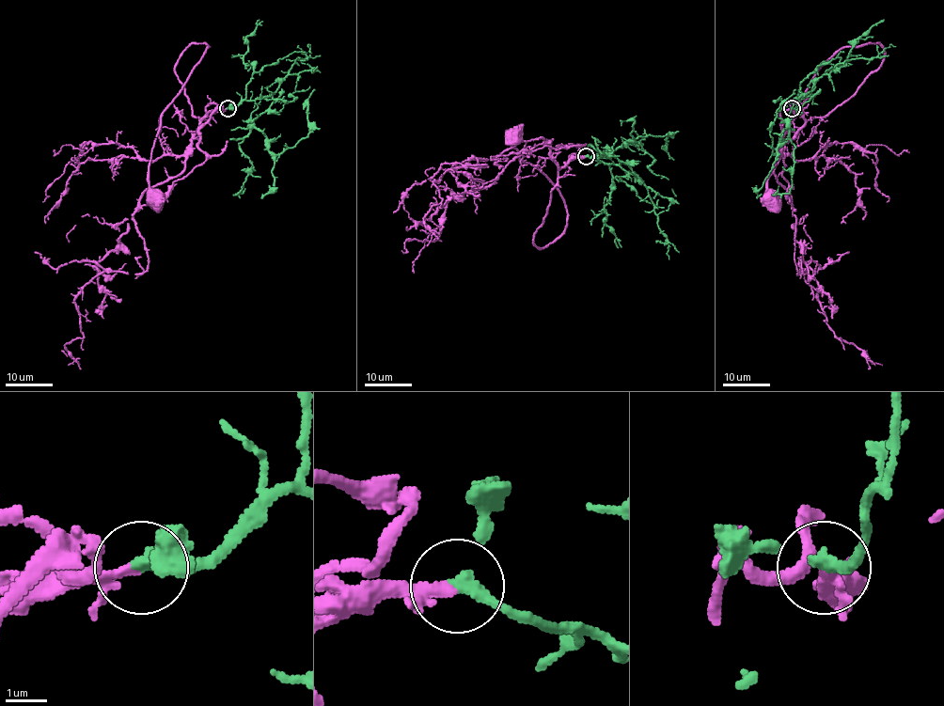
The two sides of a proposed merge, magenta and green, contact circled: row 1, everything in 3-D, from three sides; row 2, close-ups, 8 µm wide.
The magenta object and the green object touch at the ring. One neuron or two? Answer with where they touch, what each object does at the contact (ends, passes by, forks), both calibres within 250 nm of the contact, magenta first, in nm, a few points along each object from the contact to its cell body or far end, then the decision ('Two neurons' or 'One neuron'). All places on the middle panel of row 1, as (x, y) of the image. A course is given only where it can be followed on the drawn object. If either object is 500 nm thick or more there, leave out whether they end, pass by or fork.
Place: (586, 156). At the ring magenta passes by. At the ring green passes by. Thickness 170 nm (magenta) against 240 nm. Course of magenta: (587, 156), (559, 170), (534, 236), (538, 248), (564, 229), (566, 208), (509, 144), (508, 132), (515, 135). Course of green: (587, 156), (618, 164), (635, 174), (612, 152), (634, 139), (667, 134), (667, 151), (673, 160). One neuron

